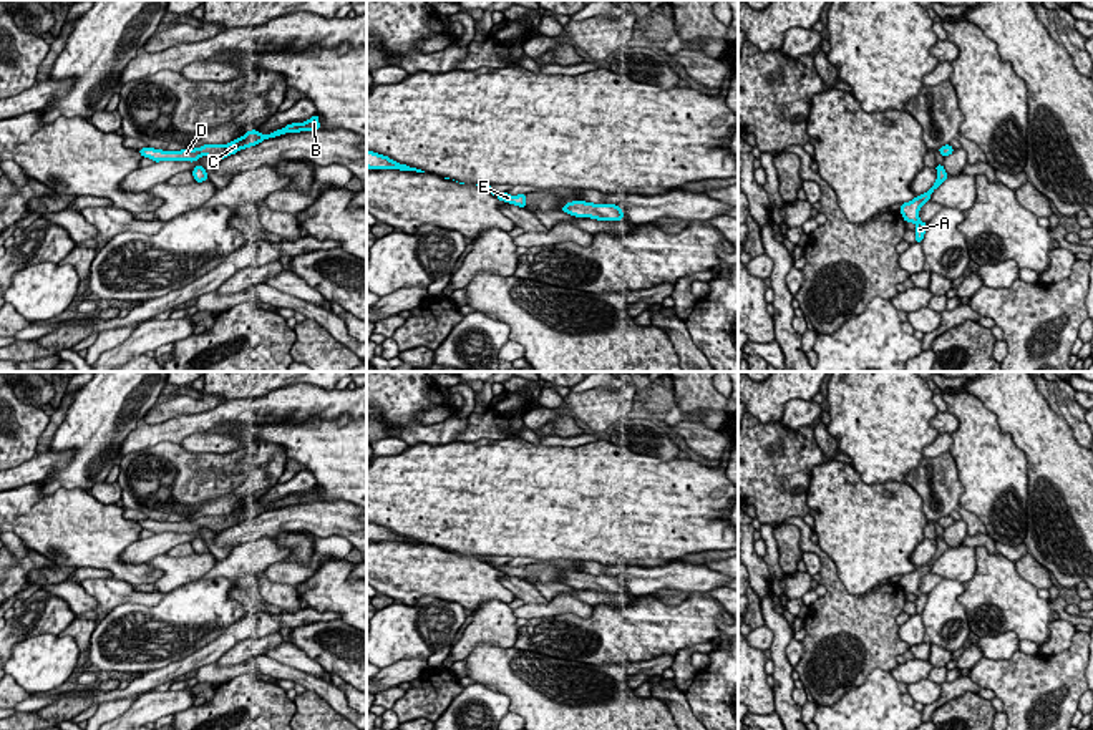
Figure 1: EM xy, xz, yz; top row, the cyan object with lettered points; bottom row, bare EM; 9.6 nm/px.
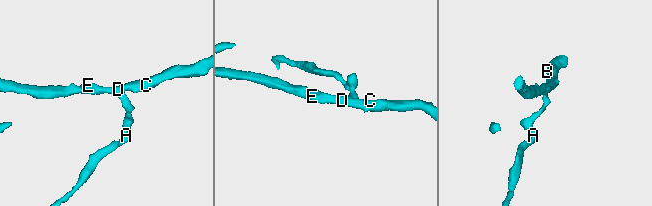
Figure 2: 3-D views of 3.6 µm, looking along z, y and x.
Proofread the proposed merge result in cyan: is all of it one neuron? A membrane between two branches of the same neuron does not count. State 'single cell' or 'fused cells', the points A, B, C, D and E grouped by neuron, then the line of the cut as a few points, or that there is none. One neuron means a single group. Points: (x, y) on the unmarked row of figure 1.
single cell | A B C D E | no cut

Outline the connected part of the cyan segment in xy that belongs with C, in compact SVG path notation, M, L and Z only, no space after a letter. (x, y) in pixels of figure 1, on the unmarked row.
M313 486L310 491L304 494L292 494L287 496L282 501L277 501L270 506L262 506L257 501L247 503L244 508L227 514L227 516L204 516L201 519L194 521L181 521L181 523L163 523L163 521L154 521L154 519L143 519L138 521L143 529L149 529L154 534L159 533L197 533L201 528L209 528L214 533L221 533L222 529L227 529L231 526L236 526L240 521L255 518L262 514L264 511L275 509L285 504L300 504L300 503L313 503L313 501L322 501L318 496L318 486Z

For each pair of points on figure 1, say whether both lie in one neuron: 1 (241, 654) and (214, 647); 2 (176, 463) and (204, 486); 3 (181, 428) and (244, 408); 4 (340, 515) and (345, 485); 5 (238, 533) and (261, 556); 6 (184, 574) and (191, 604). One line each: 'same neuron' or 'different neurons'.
1: different neurons
2: same neuron
3: same neuron
4: different neurons
5: different neurons
6: different neurons

